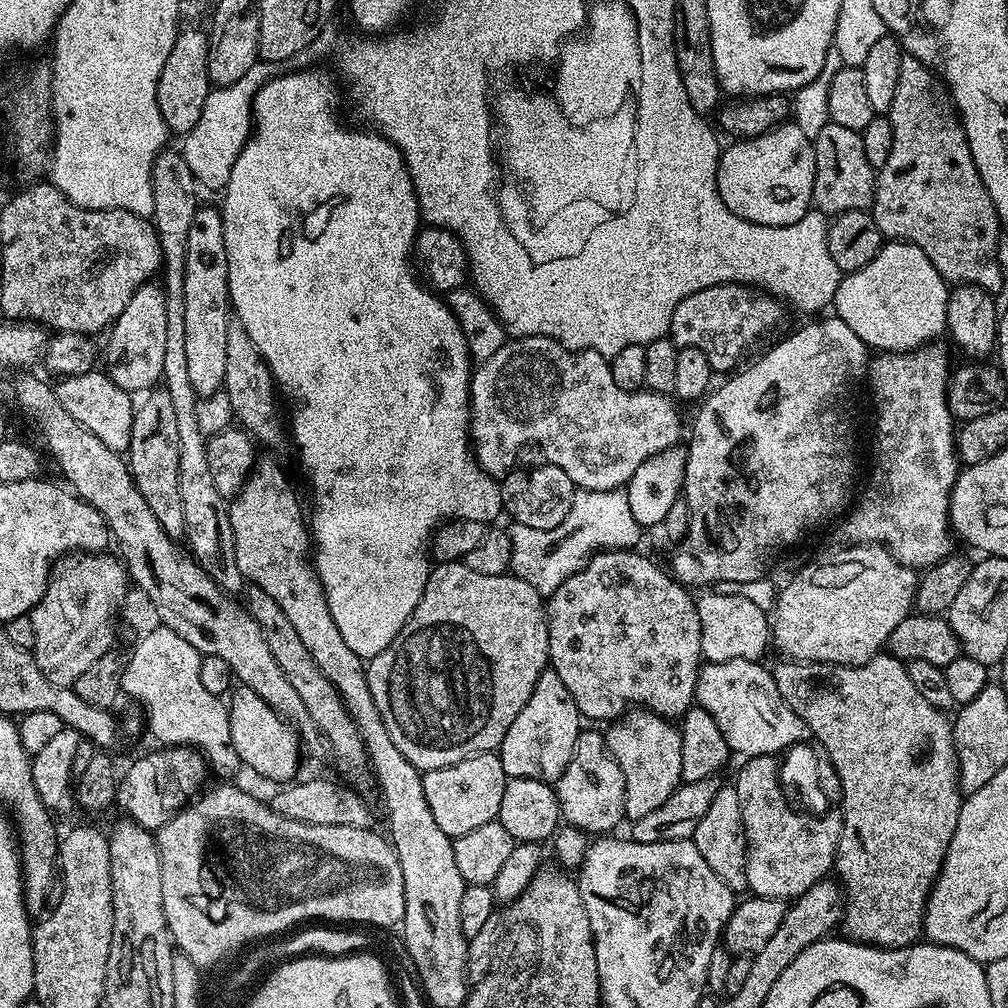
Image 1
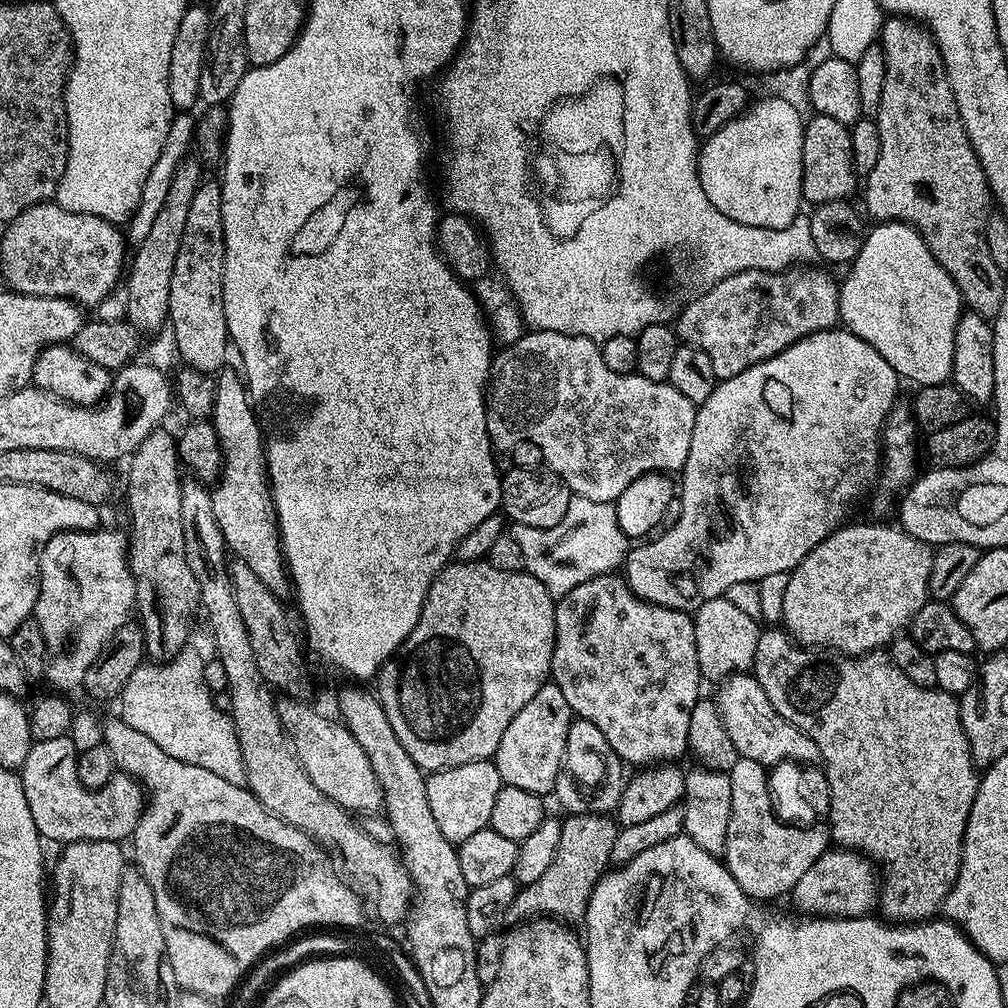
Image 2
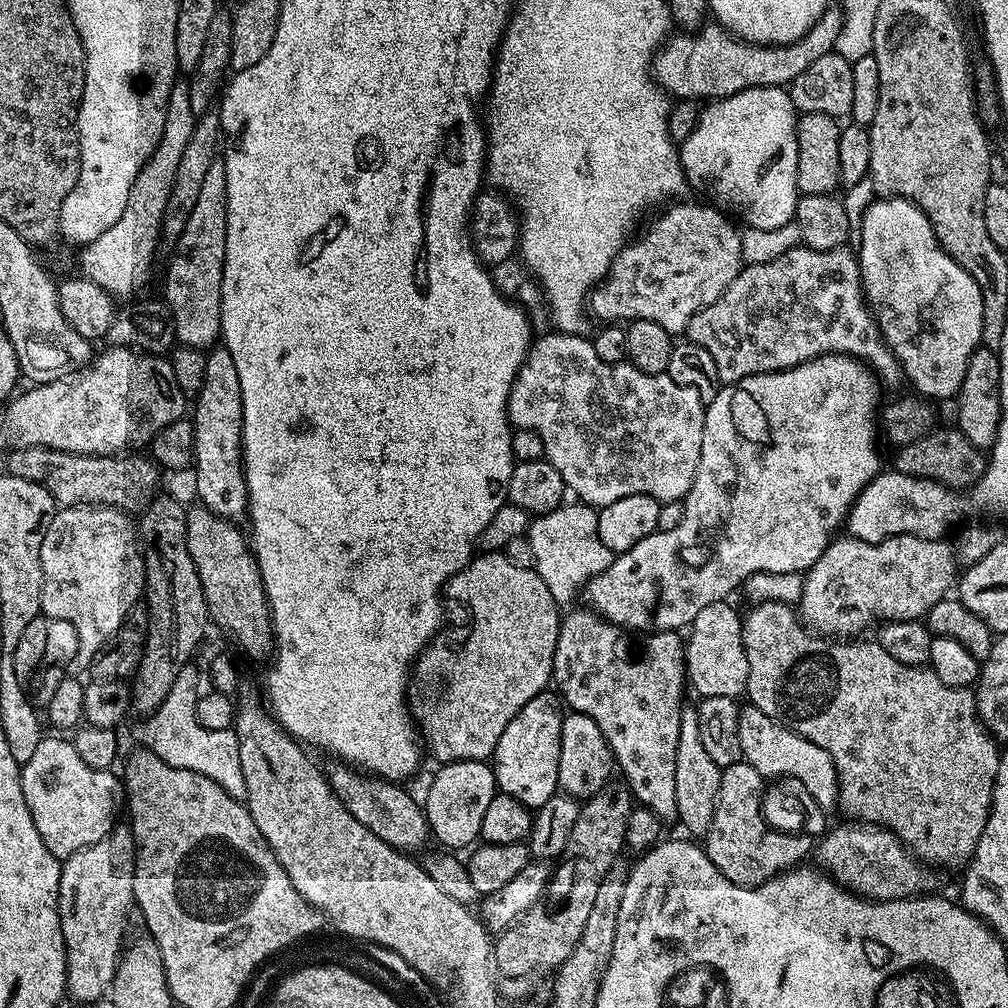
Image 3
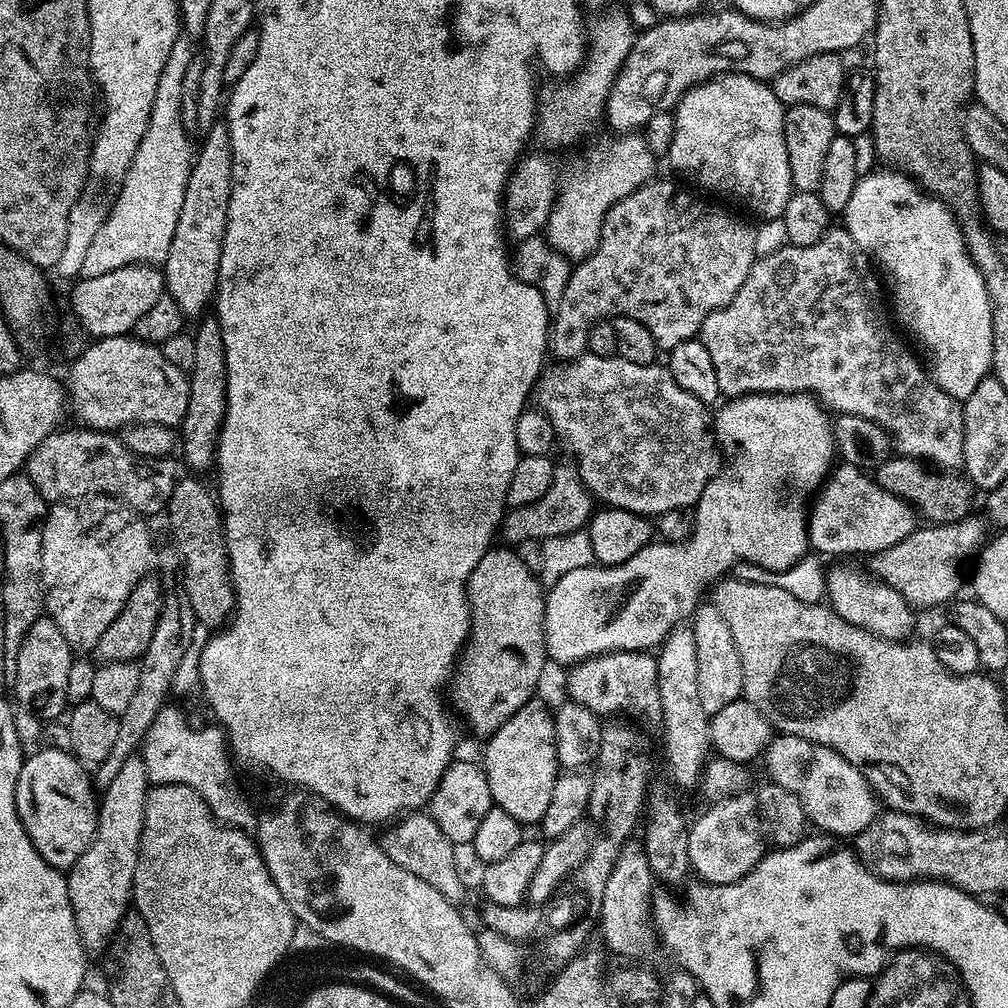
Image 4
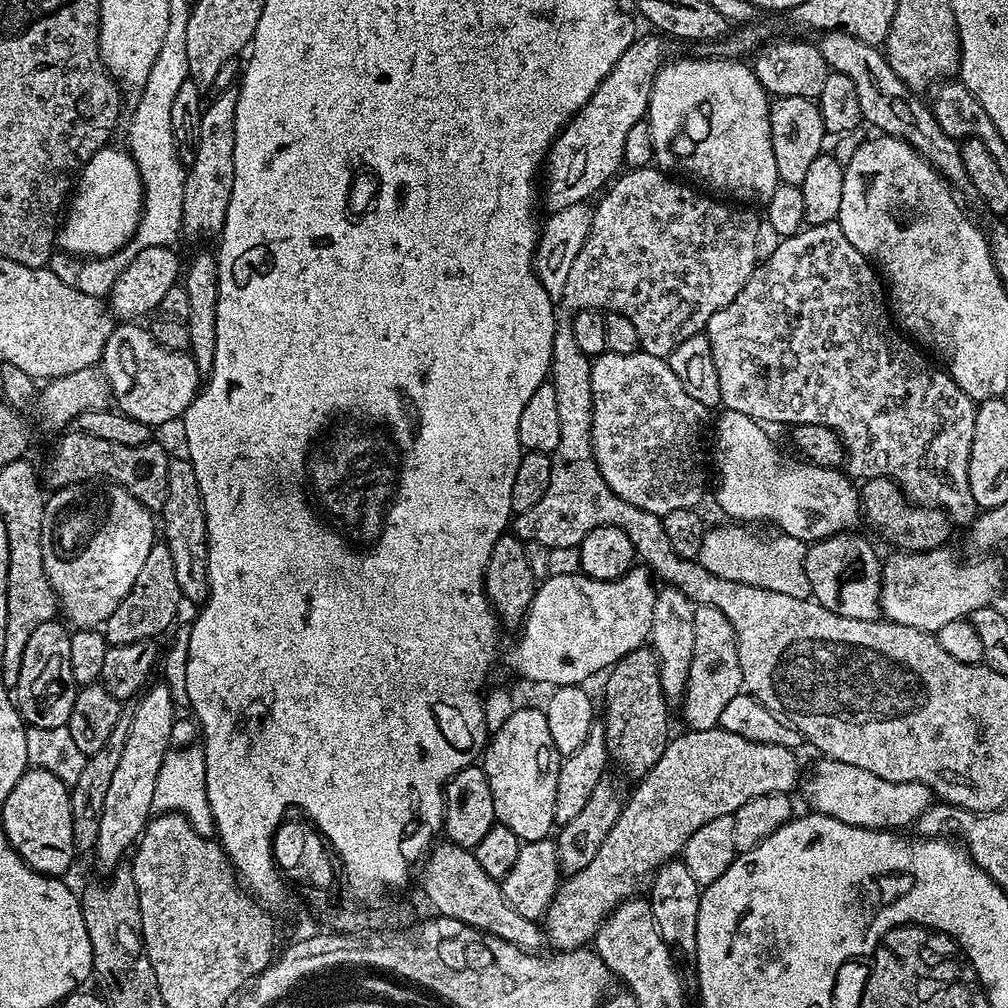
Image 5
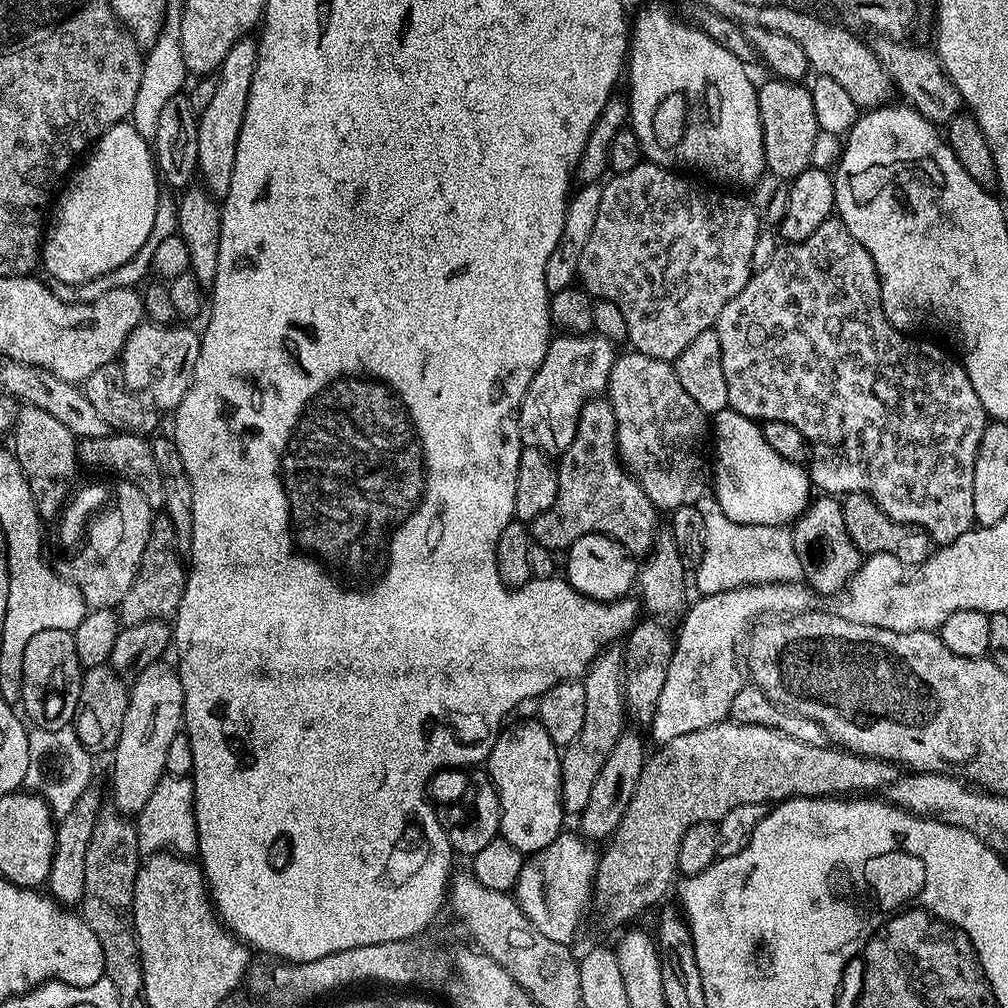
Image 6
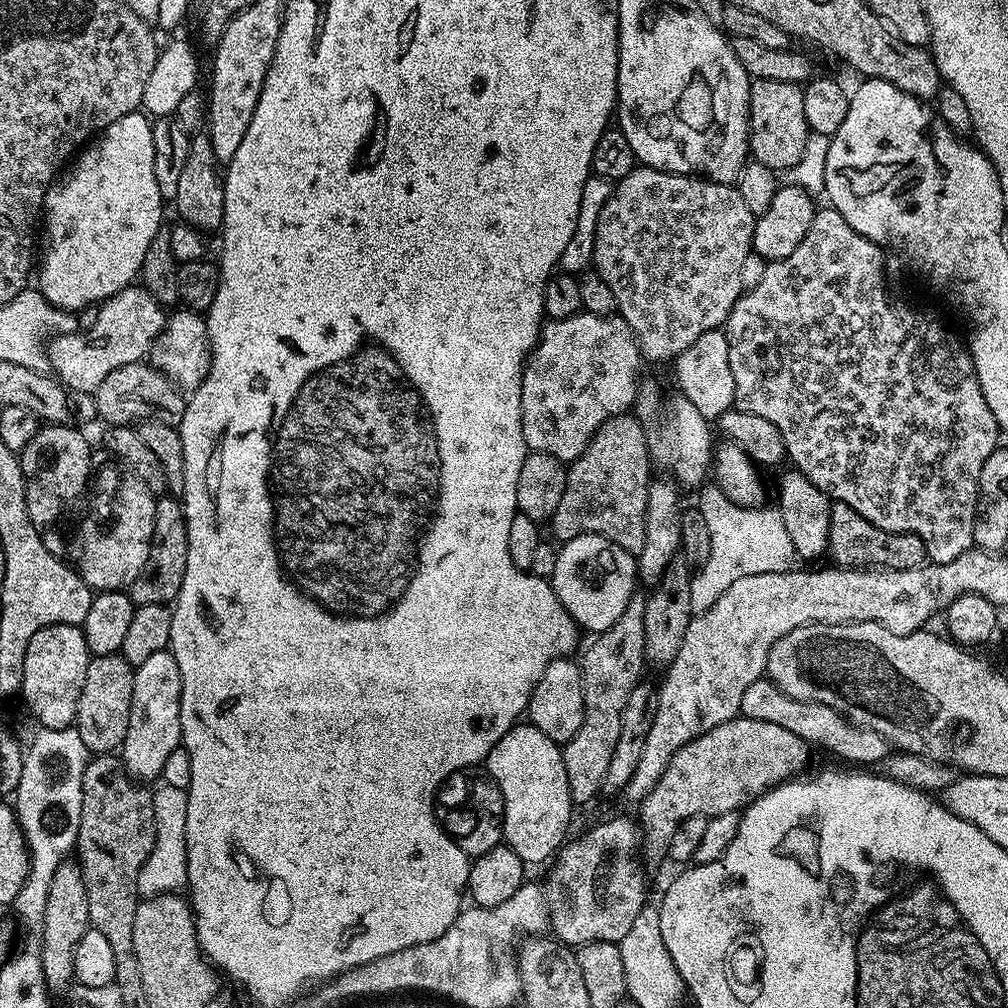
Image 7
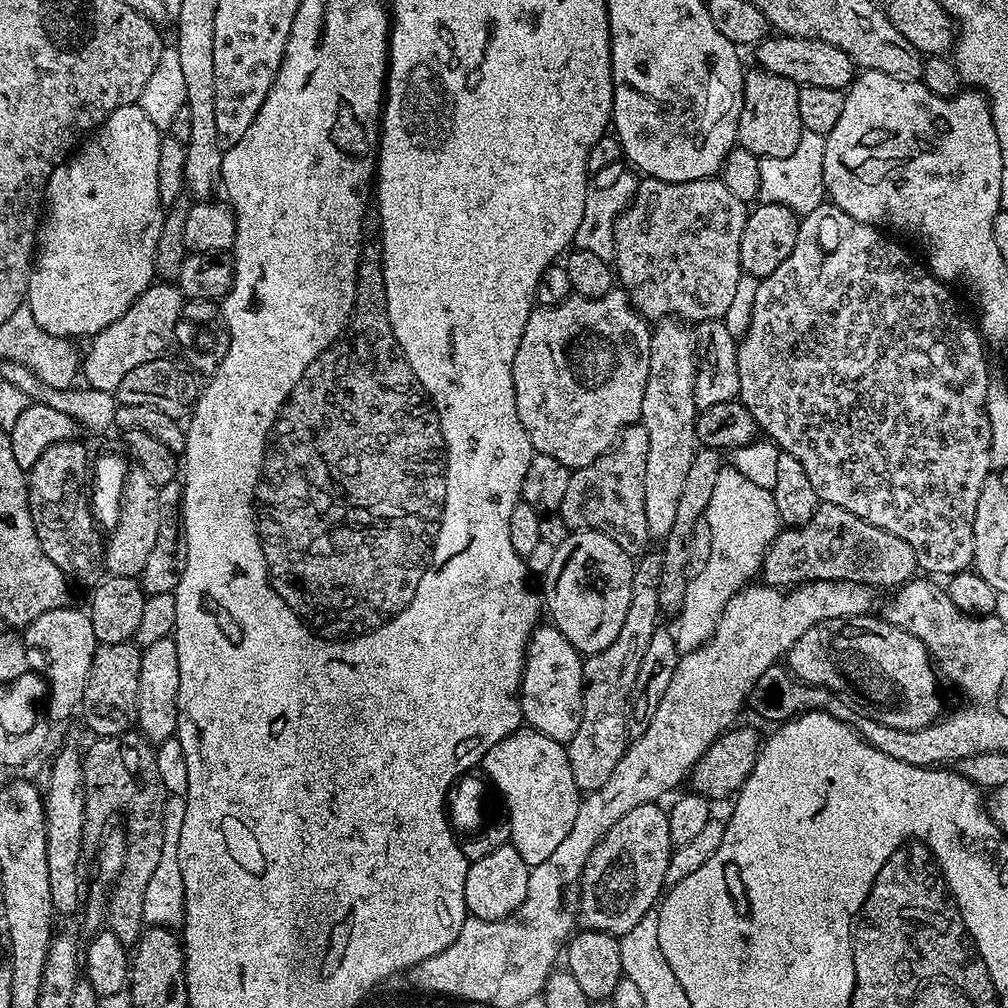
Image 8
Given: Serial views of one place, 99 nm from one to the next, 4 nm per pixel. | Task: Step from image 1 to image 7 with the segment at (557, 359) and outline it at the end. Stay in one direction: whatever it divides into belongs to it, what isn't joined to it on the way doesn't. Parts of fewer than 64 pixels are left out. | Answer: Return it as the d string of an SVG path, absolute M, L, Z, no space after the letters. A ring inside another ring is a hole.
M645 379L643 383L636 389L636 402L634 405L635 415L641 424L644 425L648 435L648 455L660 468L665 468L667 475L681 489L693 488L699 489L705 483L706 477L709 475L710 469L714 464L714 428L706 418L702 418L702 414L698 414L698 409L688 401L685 396L676 394L674 398L664 408L664 420L660 421L660 388L654 381Z

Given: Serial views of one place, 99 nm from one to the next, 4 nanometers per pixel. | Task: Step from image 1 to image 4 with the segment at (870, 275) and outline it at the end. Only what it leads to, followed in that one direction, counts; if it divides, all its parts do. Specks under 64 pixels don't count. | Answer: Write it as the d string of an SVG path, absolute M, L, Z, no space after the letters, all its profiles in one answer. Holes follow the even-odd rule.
M888 166L881 169L881 172L872 172L869 176L868 173L861 175L857 180L854 194L850 194L850 202L842 214L843 227L847 228L873 265L879 266L878 272L886 285L895 323L916 339L915 347L926 361L933 382L943 392L962 402L974 394L974 386L978 386L978 382L992 371L994 330L986 282L970 258L961 223L951 210L935 196L929 196L911 176Z

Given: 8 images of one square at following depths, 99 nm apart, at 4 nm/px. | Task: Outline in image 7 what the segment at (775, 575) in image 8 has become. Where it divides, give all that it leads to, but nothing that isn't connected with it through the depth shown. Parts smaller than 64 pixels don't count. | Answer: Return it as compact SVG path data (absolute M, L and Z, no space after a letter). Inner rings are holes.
M833 503L830 510L827 555L832 555L831 563L841 568L893 568L910 570L925 563L926 556L921 545L913 537L899 532L884 532L878 526L866 522L850 506Z

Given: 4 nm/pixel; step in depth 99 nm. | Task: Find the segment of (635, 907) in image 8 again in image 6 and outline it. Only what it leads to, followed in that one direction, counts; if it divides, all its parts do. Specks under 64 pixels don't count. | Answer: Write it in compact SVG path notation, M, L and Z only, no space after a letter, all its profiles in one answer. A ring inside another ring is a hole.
M561 831L550 846L525 859L522 874L518 874L514 899L538 934L546 934L546 938L559 944L571 945L580 928L580 919L588 904L590 908L594 896L598 852L585 837L568 831Z

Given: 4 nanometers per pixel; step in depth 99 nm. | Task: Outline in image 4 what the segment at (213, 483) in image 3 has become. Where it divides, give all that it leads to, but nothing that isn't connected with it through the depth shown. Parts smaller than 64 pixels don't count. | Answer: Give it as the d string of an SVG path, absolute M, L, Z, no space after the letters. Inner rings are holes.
M205 315L197 324L200 325L191 333L194 338L194 366L188 376L188 405L182 421L182 452L184 448L184 460L193 468L189 469L193 473L204 474L200 472L206 471L207 468L209 471L216 463L216 439L220 436L226 414L226 346L222 342L222 326L215 315Z

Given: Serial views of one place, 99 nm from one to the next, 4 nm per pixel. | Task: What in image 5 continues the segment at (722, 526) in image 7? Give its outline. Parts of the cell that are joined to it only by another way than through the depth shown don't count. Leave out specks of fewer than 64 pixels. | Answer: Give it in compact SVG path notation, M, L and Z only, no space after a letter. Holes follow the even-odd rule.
M744 526L712 528L705 531L700 564L718 574L718 578L730 578L730 582L742 582L746 586L762 586L762 590L778 590L778 594L790 594L790 598L809 599L812 596L810 582L804 569L806 544L798 538L783 534L755 536Z

